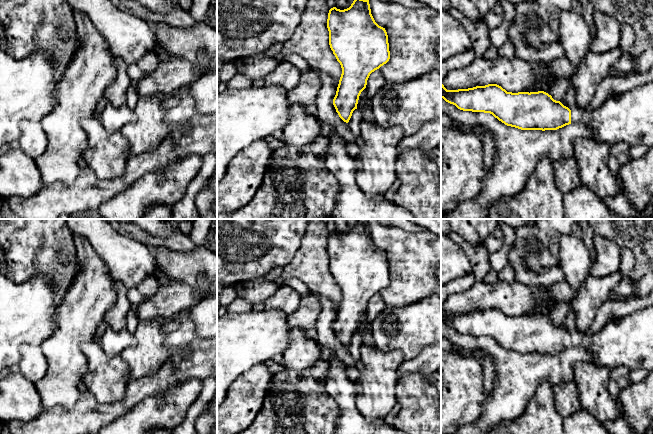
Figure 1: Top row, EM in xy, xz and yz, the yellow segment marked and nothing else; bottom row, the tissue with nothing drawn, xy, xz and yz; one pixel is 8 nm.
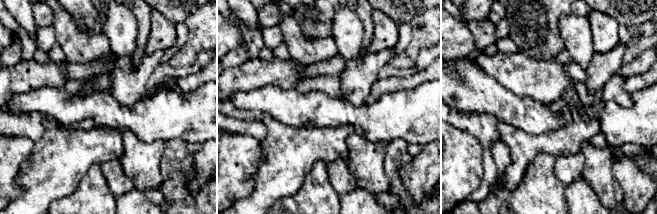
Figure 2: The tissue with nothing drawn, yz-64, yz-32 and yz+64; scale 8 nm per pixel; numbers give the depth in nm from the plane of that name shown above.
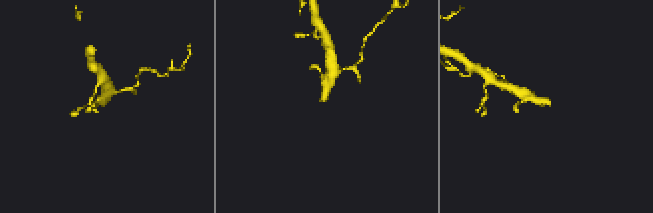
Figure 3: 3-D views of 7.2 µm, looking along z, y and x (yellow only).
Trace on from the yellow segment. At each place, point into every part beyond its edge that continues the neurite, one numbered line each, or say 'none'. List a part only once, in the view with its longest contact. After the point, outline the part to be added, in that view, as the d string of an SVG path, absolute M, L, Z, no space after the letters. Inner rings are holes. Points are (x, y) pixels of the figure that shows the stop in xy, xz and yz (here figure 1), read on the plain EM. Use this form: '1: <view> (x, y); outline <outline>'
1: yz (628, 342); outline M653 306L617 321L607 321L596 333L572 331L571 347L581 347L592 354L591 363L606 366L611 371L625 366L631 369L653 370Z

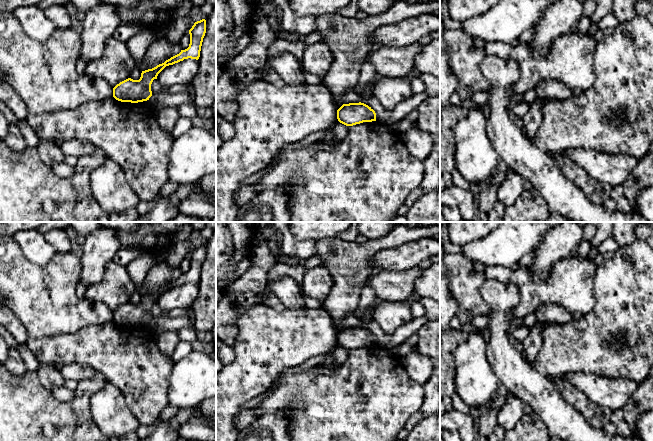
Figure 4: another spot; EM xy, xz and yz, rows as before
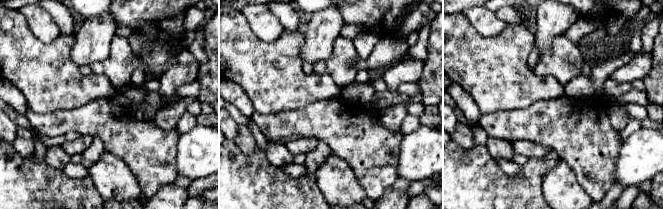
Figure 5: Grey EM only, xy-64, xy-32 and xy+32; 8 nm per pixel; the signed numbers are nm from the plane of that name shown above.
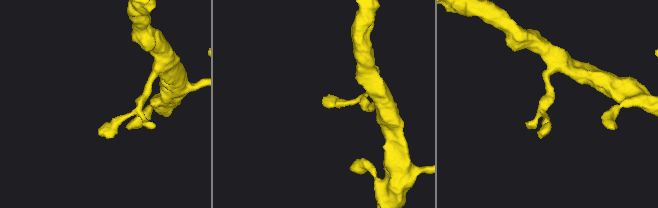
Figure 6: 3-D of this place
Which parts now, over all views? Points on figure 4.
none

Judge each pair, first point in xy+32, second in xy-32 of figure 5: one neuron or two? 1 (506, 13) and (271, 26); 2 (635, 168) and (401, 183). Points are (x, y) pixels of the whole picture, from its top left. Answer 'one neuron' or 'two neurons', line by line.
1: two neurons
2: two neurons

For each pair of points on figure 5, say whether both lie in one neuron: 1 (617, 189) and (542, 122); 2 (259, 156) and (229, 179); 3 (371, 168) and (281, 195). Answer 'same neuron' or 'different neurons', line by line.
1: different neurons
2: same neuron
3: different neurons

